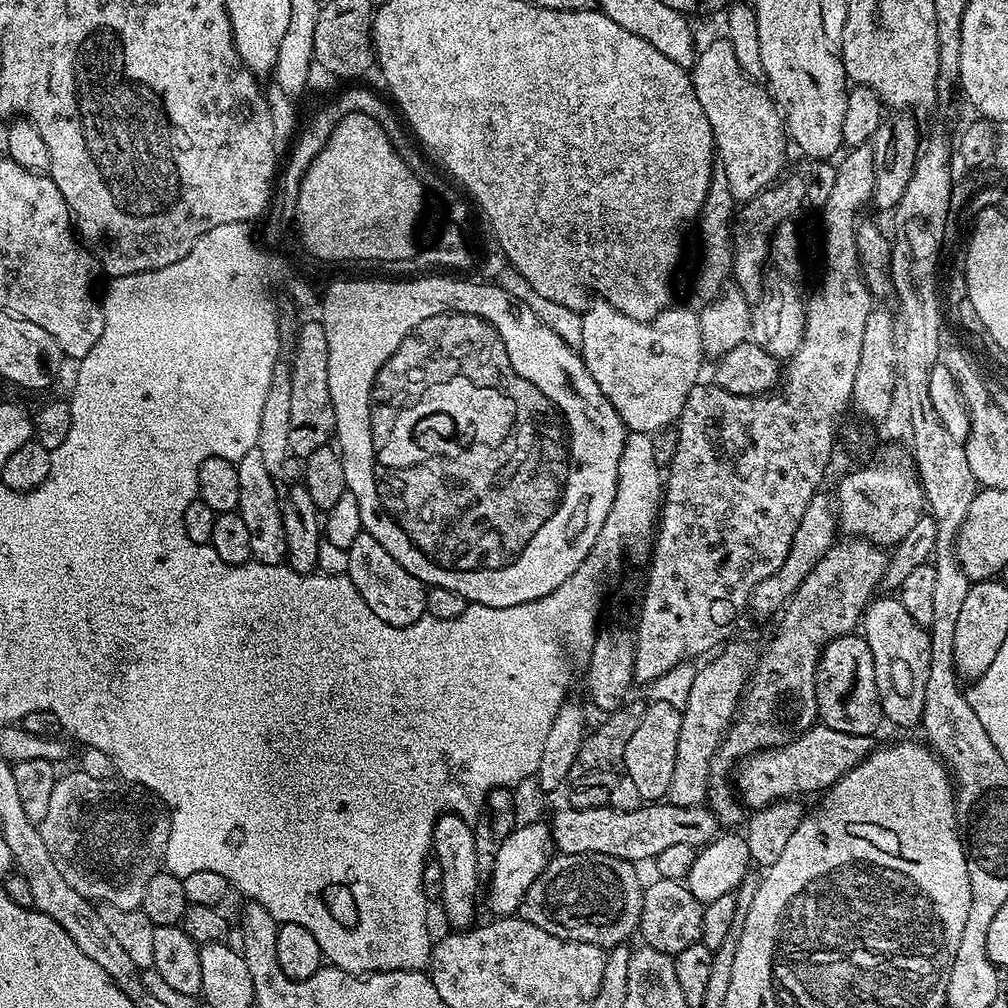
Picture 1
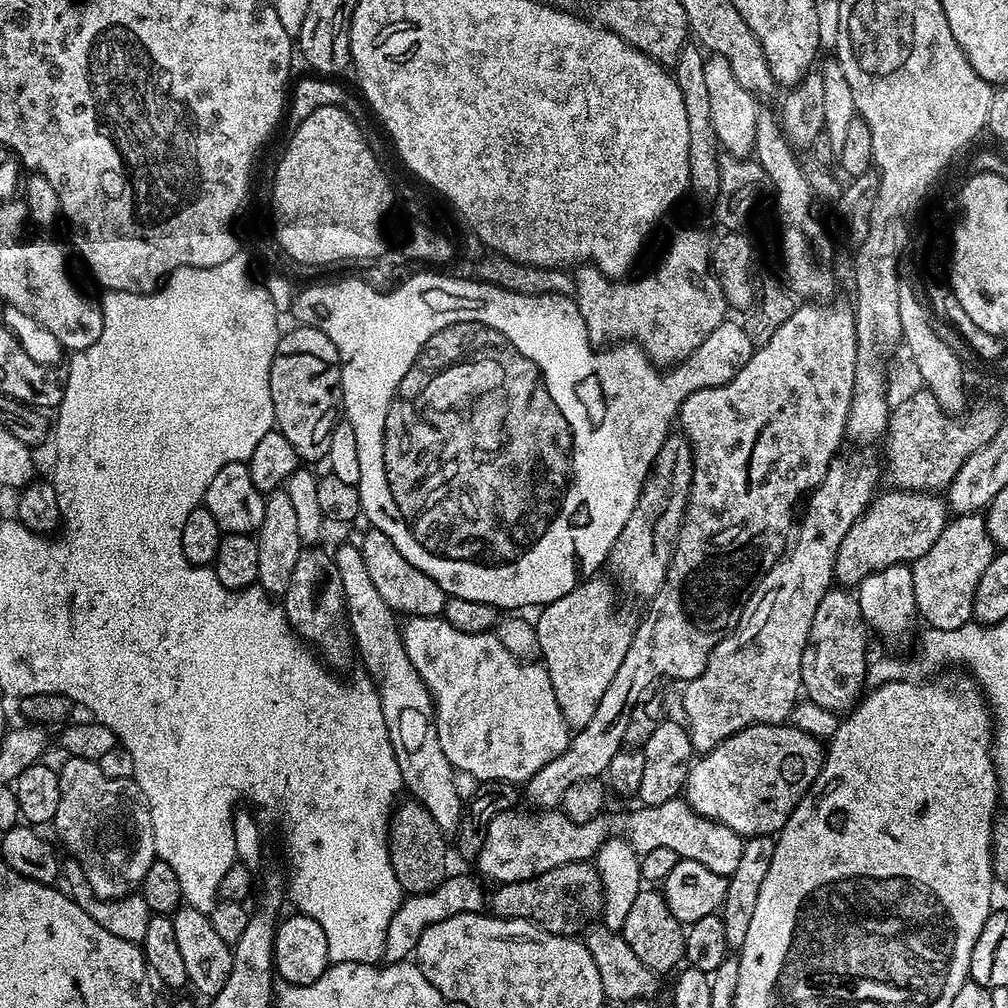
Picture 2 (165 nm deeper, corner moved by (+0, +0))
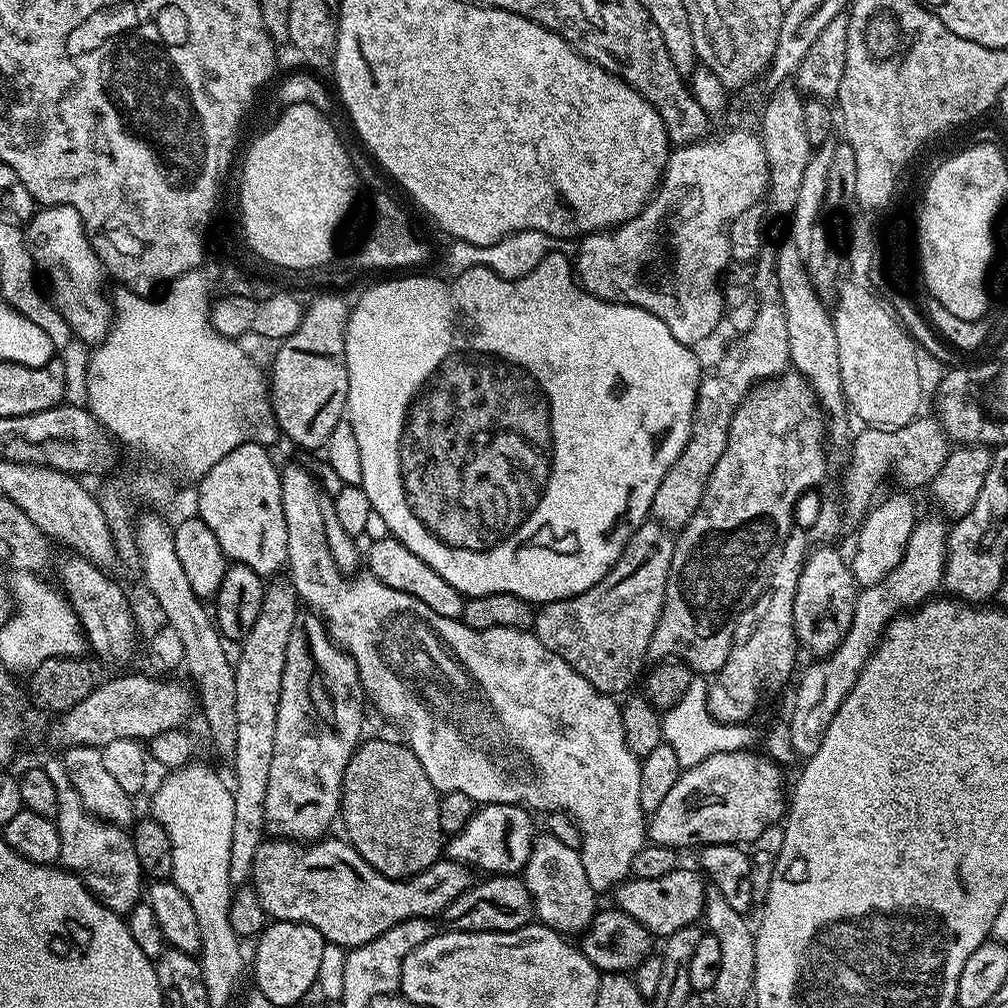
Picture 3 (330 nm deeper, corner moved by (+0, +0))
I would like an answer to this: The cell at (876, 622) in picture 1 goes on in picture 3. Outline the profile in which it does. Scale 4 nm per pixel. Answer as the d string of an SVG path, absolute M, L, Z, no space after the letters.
M907 491L892 492L884 501L873 503L863 520L859 521L860 533L856 536L856 549L850 552L852 576L860 588L868 588L872 584L882 582L898 562L902 562L902 554L906 554L906 542L910 542L910 534L918 523L916 508Z

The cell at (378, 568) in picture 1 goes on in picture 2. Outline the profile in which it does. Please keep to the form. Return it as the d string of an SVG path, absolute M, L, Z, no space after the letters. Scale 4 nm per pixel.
M369 527L367 531L364 537L359 537L358 543L362 550L362 558L366 561L366 570L370 573L370 579L374 581L378 594L382 594L386 606L390 606L393 612L403 614L405 617L439 617L443 613L446 599L442 586L438 586L434 578L422 574L418 566L410 566L410 562L406 562L406 558L398 554L394 542L390 542L390 538L382 534L382 530Z

